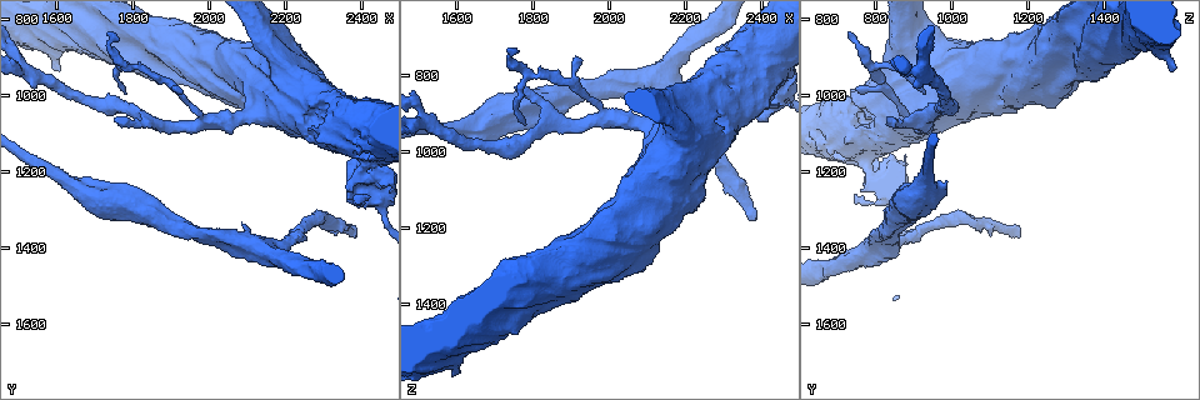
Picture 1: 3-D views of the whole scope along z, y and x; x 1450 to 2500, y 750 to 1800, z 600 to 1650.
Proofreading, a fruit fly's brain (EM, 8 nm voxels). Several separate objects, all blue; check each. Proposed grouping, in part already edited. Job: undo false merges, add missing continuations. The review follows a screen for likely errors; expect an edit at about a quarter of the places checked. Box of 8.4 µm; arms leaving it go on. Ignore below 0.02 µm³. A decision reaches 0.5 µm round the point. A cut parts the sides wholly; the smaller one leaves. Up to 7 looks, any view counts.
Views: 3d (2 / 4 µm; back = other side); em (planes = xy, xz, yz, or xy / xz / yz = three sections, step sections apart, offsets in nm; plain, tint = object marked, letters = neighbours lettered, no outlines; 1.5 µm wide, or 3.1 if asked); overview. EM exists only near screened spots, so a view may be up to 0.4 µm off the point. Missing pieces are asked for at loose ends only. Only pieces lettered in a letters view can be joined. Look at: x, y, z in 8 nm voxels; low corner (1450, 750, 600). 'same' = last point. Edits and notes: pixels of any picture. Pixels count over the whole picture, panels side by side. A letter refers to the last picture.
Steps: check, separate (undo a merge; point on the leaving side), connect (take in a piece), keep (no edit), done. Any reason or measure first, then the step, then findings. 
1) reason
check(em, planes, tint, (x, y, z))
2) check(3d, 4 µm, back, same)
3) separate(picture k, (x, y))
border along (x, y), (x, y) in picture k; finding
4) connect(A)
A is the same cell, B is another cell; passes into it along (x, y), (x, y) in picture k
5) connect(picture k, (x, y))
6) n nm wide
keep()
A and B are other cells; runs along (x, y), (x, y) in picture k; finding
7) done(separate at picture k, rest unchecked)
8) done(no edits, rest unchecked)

an open end
check(3d, 2 µm, (2380, 1375, 1175))

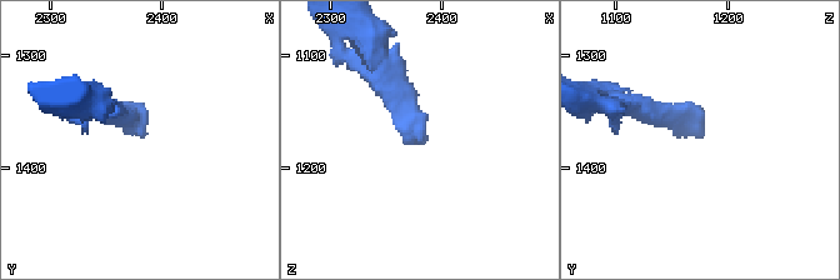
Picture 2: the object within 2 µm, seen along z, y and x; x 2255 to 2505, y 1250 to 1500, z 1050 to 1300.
now the EM
check(em, planes, plain, (2382, 1374, 1174))

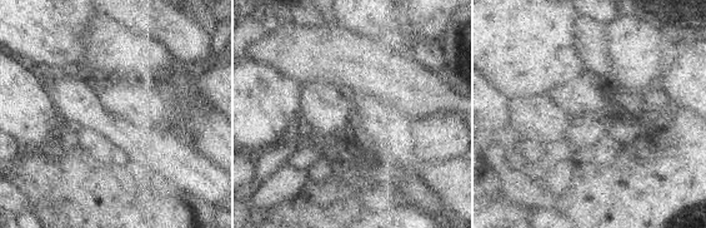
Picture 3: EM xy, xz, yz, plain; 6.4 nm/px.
see the neighbours
check(em, planes, letters, same)

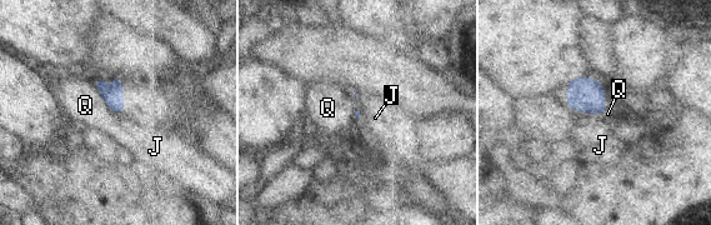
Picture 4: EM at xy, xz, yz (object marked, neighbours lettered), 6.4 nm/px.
Q touches over 260 nm
keep()
J and Q are other cells; border along (589, 113), (604, 114) in picture 4; none of them fits

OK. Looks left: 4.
abrupt turn
check(em, xy, step 4, tint, (2445, 1260, 845))

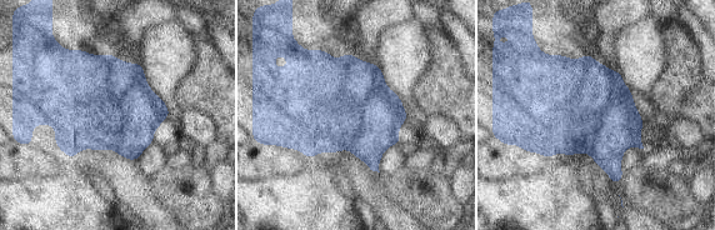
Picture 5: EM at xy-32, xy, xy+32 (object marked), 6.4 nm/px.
cut it another way
check(em, planes, letters, same)

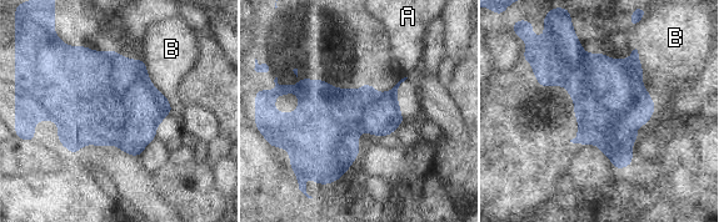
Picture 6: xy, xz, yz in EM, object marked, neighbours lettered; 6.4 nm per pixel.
keep()
A and B are other cells; continuous, no second neuron

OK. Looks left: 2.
branch point
check(em, xz, step 8, tint, (1515, 935, 925))

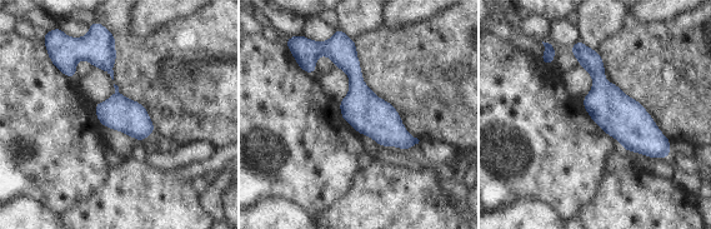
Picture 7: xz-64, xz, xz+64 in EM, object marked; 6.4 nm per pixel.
check(em, planes, letters, same)

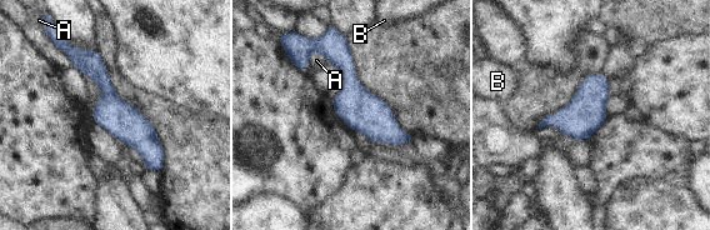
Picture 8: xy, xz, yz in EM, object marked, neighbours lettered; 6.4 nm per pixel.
keep()
A and B are other cells; runs along (74, 60), (101, 79), (158, 168) in picture 8; one neuron here

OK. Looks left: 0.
done(no edits, rest unchecked)

